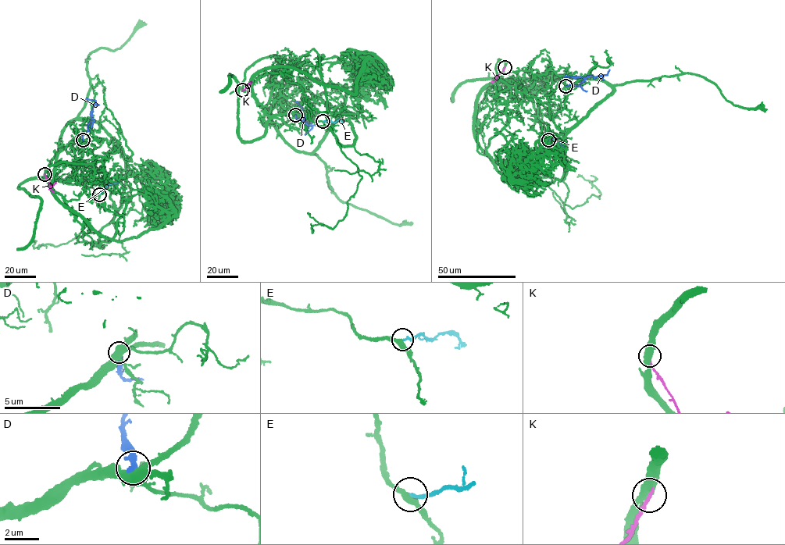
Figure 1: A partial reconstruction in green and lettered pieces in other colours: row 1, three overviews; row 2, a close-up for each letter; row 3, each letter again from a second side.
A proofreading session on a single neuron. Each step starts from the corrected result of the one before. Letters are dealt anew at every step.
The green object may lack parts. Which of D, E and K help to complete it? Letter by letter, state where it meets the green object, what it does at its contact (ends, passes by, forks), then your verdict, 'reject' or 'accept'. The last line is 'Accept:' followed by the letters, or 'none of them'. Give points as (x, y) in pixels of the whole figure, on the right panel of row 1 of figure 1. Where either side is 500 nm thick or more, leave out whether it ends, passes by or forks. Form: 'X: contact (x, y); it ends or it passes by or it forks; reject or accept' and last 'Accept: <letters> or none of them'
D: contact (565, 86); reject
E: contact (548, 140); it ends; accept
K: contact (504, 67); it ends; reject
Accept: E

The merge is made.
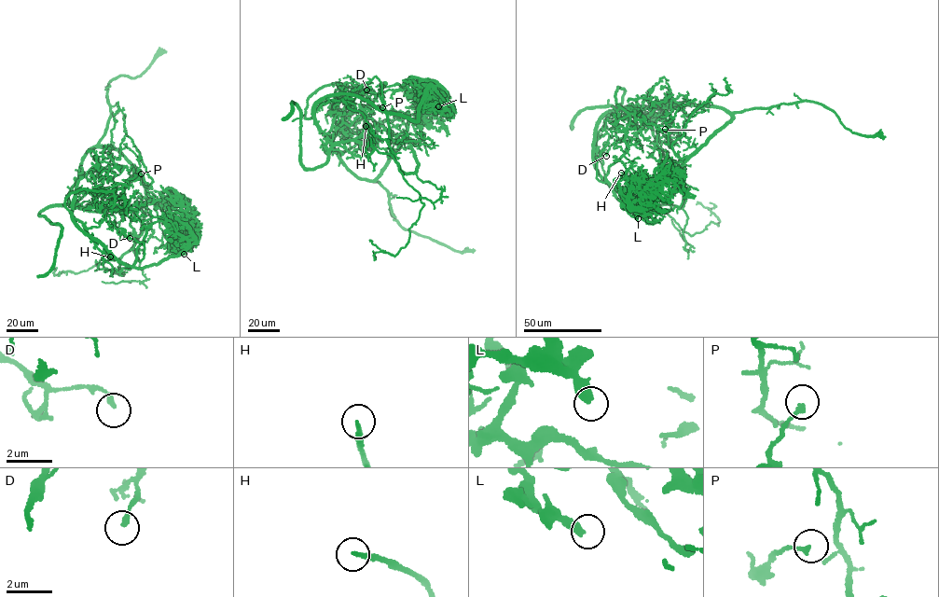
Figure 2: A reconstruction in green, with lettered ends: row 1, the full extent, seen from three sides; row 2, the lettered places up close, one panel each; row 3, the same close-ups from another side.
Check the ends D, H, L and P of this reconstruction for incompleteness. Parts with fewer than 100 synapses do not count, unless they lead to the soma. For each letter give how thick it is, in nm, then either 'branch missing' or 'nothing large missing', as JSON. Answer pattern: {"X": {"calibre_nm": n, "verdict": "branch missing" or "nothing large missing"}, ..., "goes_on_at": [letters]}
{"D": {"calibre_nm": 200, "verdict": "nothing large missing"}, "H": {"calibre_nm": 190, "verdict": "nothing large missing"}, "L": {"calibre_nm": 400, "verdict": "nothing large missing"}, "P": {"calibre_nm": 170, "verdict": "nothing large missing"}, "goes_on_at": []}

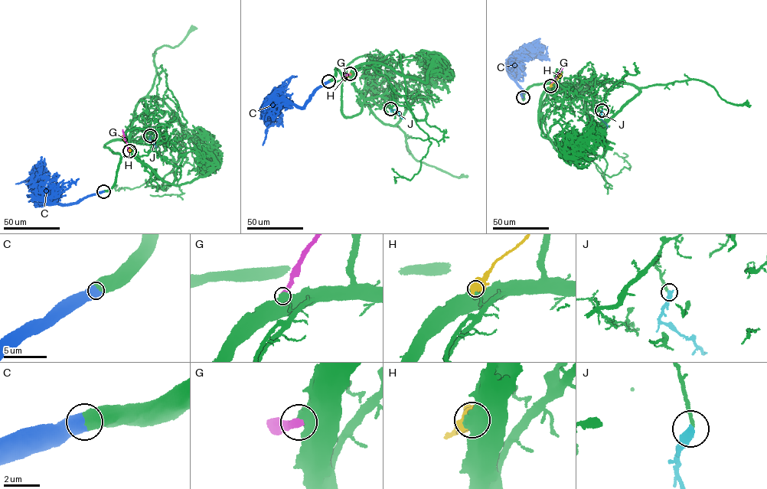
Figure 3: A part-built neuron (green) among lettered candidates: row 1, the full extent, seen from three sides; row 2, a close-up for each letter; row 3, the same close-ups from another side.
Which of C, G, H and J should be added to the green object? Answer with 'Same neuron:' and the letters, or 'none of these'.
Same neuron: C, J

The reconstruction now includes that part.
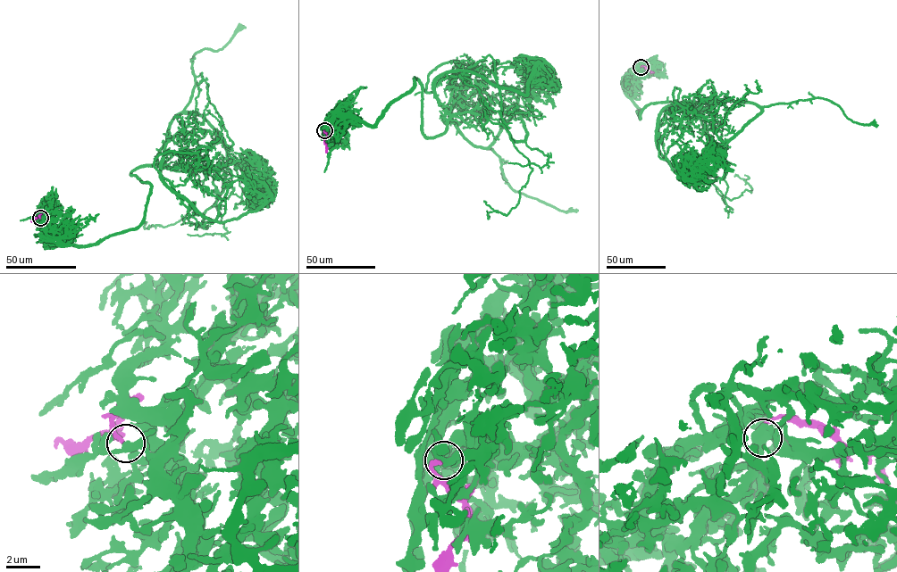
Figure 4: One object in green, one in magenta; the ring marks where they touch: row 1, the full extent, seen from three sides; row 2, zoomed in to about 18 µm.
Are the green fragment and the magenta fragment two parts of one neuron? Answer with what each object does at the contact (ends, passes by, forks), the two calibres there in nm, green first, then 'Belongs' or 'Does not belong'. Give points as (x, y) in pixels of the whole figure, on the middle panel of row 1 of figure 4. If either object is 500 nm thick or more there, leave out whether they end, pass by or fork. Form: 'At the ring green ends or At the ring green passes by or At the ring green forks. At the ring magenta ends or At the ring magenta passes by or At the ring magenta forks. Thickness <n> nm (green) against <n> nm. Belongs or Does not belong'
At the ring green ends. At the ring magenta ends. Thickness 280 nm (green) against 220 nm. Belongs

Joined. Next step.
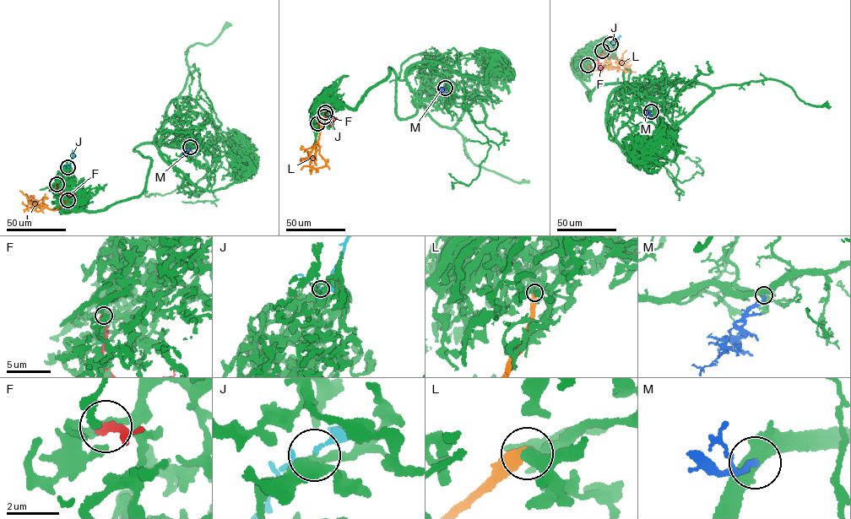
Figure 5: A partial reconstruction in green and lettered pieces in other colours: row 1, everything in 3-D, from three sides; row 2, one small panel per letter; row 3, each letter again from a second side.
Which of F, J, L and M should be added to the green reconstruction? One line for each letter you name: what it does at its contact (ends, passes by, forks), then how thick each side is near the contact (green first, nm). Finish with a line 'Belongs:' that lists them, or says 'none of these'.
Belongs: none of these

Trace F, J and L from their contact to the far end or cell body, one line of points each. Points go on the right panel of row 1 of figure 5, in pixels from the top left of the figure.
F: (603, 51), (598, 64), (601, 68), (604, 66)
J: (610, 44), (620, 35)
L: (588, 65), (592, 70), (607, 67), (628, 71), (622, 62), (626, 50)

